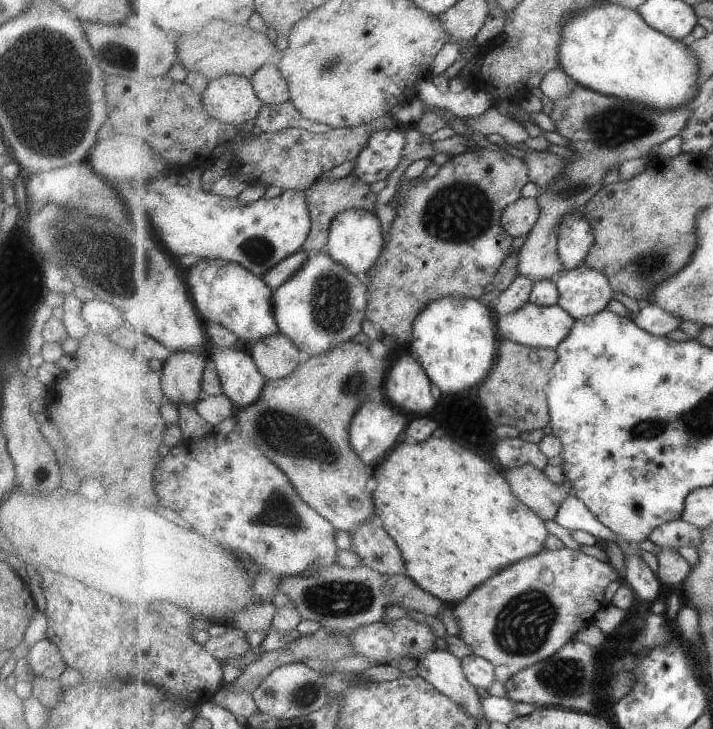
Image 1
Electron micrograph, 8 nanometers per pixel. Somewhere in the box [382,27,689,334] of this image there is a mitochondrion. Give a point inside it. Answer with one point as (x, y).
(457, 214)

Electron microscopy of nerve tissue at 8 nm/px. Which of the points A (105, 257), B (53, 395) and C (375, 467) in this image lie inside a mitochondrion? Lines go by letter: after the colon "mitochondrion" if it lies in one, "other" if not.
A: mitochondrion
B: other
C: other

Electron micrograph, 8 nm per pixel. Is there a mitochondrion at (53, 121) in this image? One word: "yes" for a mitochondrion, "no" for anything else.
yes

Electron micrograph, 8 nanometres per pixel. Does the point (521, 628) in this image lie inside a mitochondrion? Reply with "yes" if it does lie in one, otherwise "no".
yes

